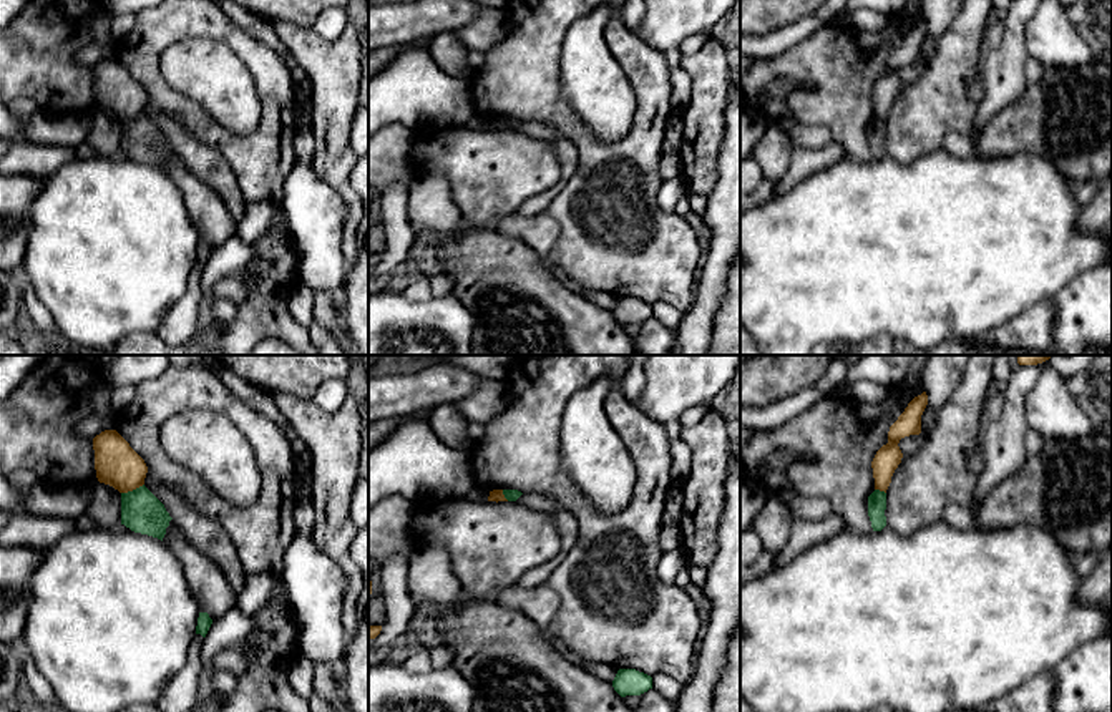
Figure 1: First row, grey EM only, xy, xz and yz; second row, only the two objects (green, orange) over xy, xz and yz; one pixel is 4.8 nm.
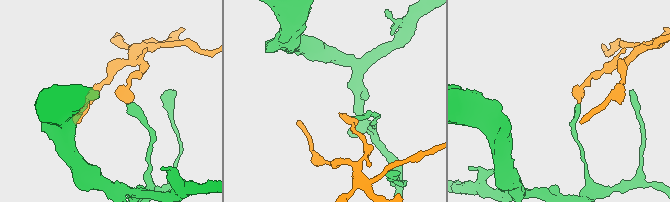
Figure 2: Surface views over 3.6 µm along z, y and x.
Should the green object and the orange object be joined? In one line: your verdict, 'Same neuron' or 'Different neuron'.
Different neuron

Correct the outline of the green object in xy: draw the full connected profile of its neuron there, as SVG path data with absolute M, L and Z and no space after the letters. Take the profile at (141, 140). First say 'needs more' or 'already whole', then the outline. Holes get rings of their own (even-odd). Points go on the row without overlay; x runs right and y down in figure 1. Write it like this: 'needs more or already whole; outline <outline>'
already whole; outline M144 113L121 121L121 153L131 159L163 169L171 148L164 133Z

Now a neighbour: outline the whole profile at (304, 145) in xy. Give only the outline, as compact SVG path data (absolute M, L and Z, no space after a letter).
M302 124L294 138L294 153L297 161L310 163L315 158L315 139L307 124Z

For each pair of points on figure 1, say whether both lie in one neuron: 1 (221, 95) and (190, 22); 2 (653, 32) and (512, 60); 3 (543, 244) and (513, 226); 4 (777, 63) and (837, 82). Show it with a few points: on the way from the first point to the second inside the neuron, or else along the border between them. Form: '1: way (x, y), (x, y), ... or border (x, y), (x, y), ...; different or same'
1: border (233, 50), (211, 39), (185, 37), (161, 55); different
2: border (636, 35), (664, 55); different
3: way (536, 238), (528, 229), (520, 228); same
4: way (792, 65), (822, 67); same

